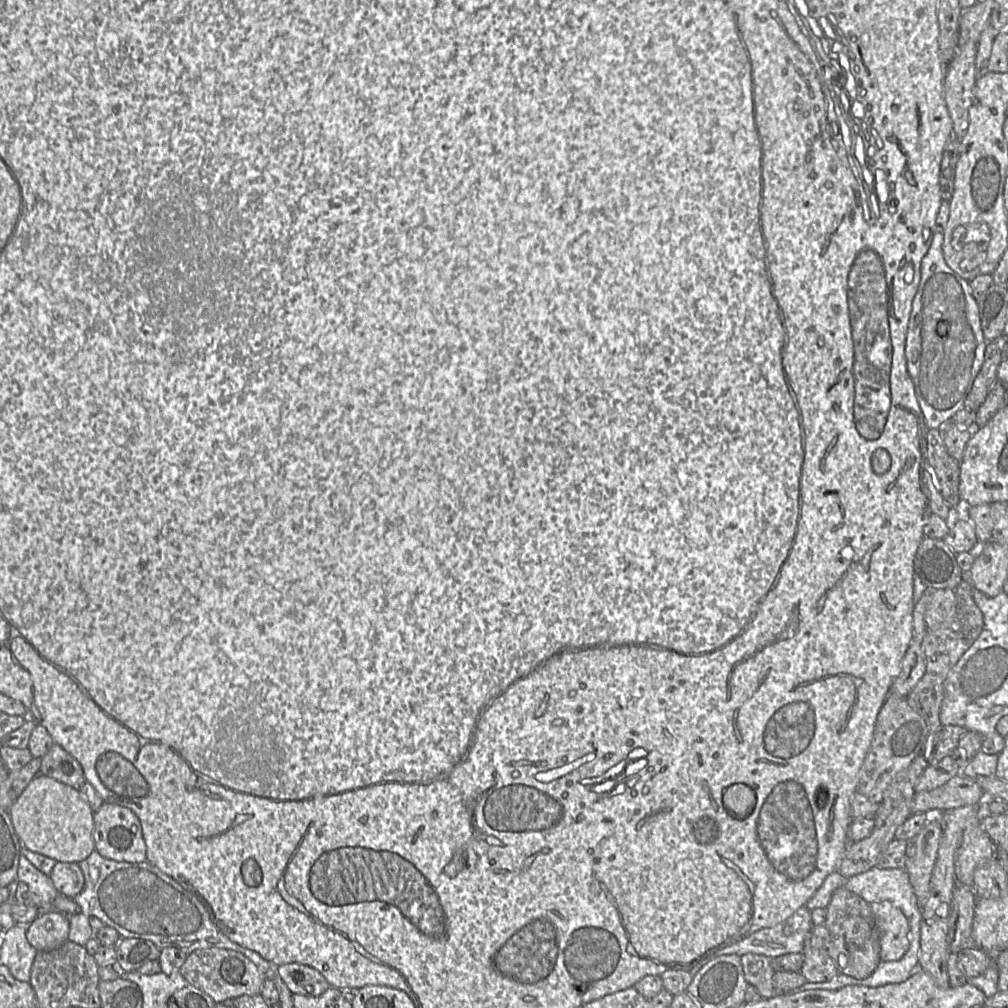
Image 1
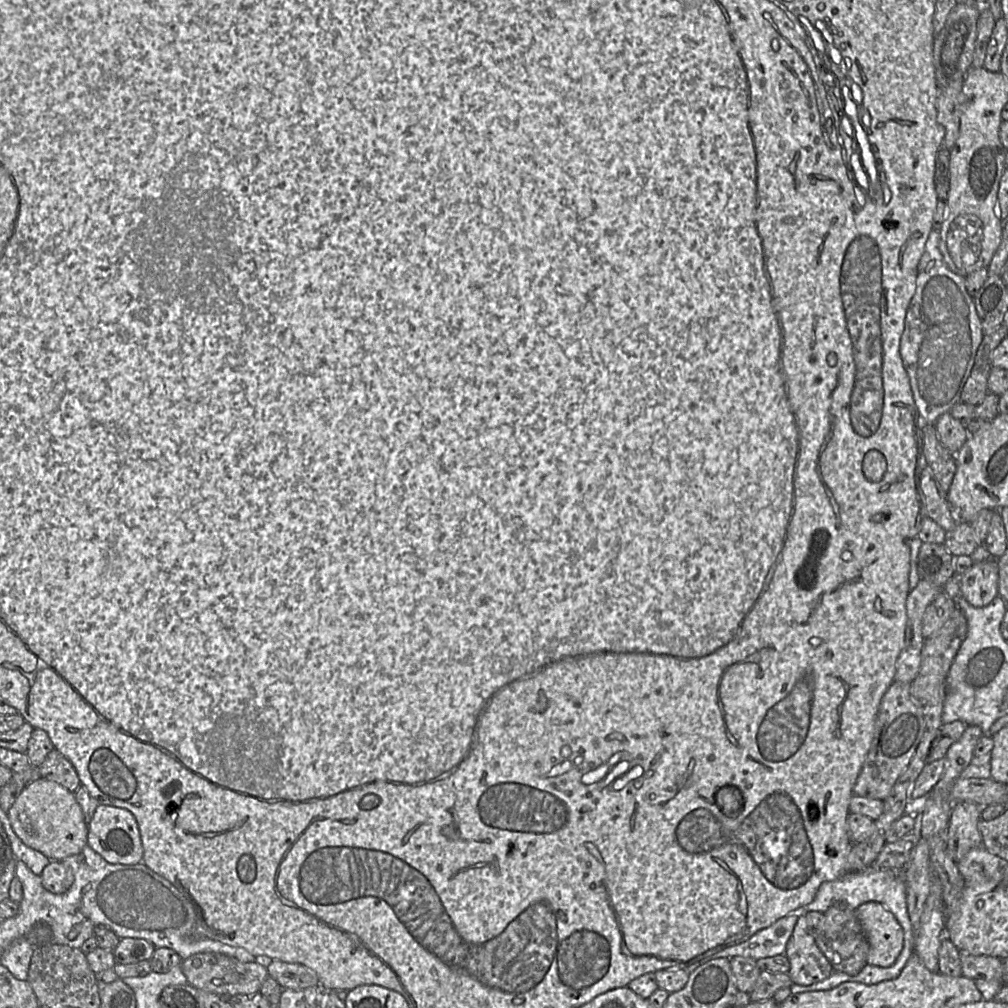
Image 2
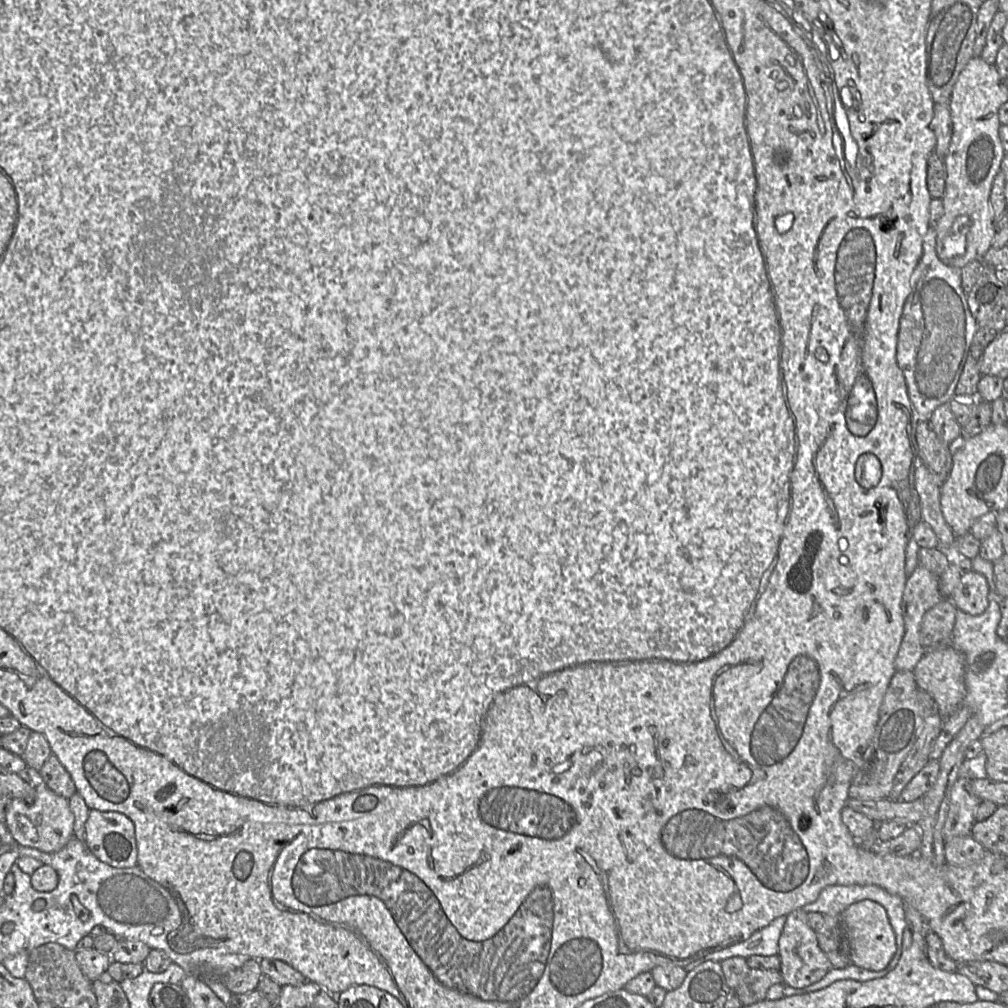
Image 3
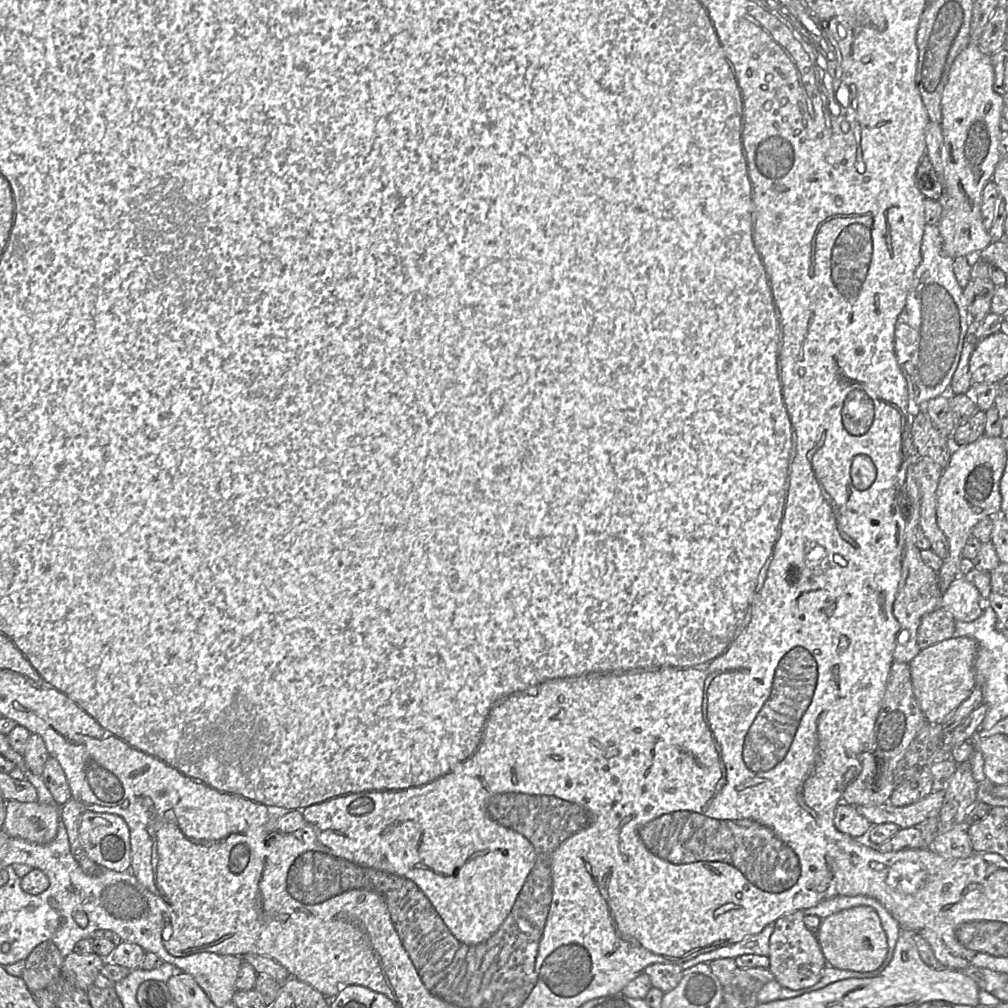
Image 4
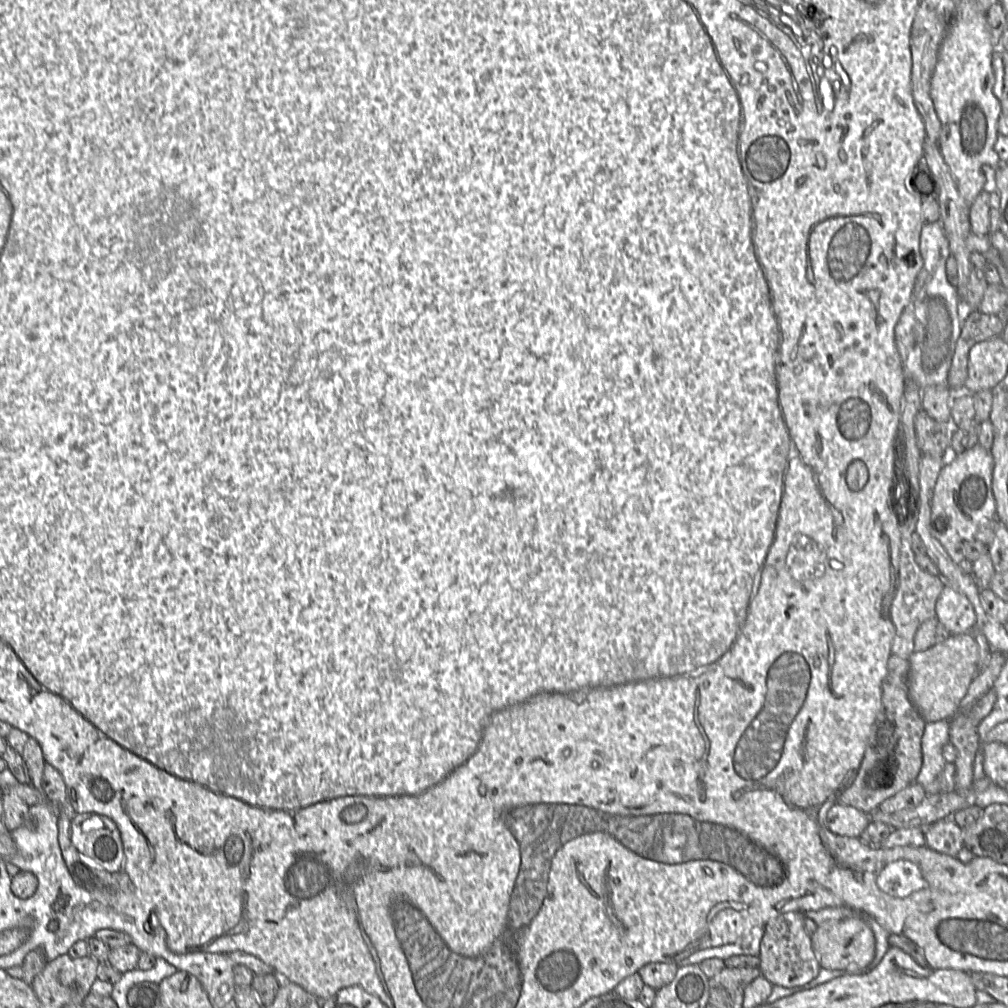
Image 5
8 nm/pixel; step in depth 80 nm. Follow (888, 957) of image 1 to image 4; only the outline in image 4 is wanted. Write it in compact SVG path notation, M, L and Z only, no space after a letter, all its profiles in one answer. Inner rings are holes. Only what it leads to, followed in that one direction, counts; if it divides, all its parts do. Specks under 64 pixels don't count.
M869 906L853 907L823 919L816 938L827 966L840 970L871 972L883 964L888 954L887 936L880 918Z

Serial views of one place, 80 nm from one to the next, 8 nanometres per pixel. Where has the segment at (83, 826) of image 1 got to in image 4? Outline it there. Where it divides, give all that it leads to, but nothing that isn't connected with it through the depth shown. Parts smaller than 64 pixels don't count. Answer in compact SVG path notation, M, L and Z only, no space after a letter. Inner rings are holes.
M5 802L6 817L3 830L35 844L47 844L57 835L61 821L60 806L34 802Z

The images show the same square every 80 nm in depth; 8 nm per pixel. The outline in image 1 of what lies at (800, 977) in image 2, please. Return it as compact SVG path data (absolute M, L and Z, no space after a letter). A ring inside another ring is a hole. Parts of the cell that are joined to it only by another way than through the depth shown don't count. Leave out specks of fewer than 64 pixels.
M811 936L806 939L802 954L804 962L800 973L805 977L806 982L829 982L839 974L830 956L812 946Z

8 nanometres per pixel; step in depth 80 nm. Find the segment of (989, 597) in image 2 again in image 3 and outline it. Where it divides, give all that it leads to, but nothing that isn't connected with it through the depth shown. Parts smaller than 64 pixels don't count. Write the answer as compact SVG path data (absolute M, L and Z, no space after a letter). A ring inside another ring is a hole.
M972 570L961 576L959 584L956 586L951 597L944 599L950 599L957 609L976 616L981 615L987 609L989 605L989 592L990 589L986 578L982 574Z

